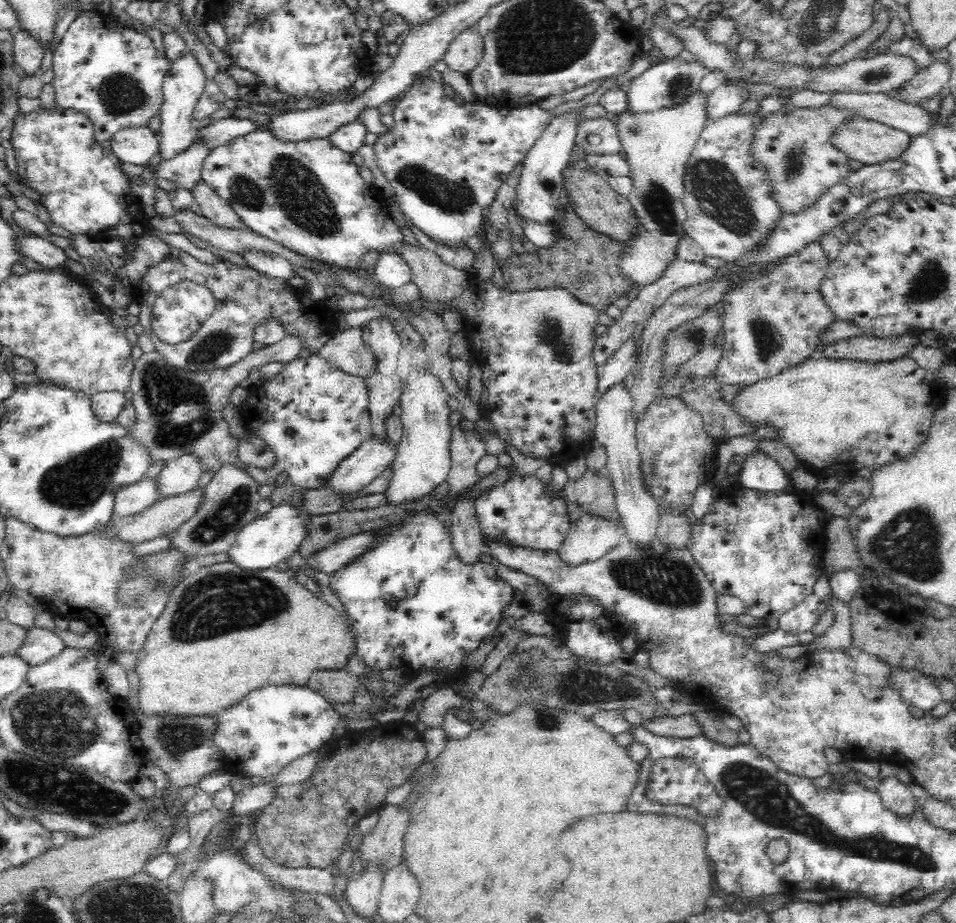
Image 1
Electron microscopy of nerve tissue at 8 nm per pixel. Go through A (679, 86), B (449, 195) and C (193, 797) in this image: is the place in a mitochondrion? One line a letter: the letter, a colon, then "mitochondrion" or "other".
A: mitochondrion
B: mitochondrion
C: other

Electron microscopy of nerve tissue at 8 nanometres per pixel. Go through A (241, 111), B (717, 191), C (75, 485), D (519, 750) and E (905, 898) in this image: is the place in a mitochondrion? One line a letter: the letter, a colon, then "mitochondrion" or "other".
A: other
B: mitochondrion
C: mitochondrion
D: other
E: other

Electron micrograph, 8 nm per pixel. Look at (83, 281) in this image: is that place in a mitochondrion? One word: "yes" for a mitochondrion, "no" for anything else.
no

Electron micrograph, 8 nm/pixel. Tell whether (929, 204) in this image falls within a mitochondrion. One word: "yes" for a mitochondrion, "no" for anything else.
no

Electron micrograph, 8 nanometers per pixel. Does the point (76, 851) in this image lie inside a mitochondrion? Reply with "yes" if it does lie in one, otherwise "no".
no

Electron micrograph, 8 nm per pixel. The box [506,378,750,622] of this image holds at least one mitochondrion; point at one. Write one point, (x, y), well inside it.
(658, 576)

